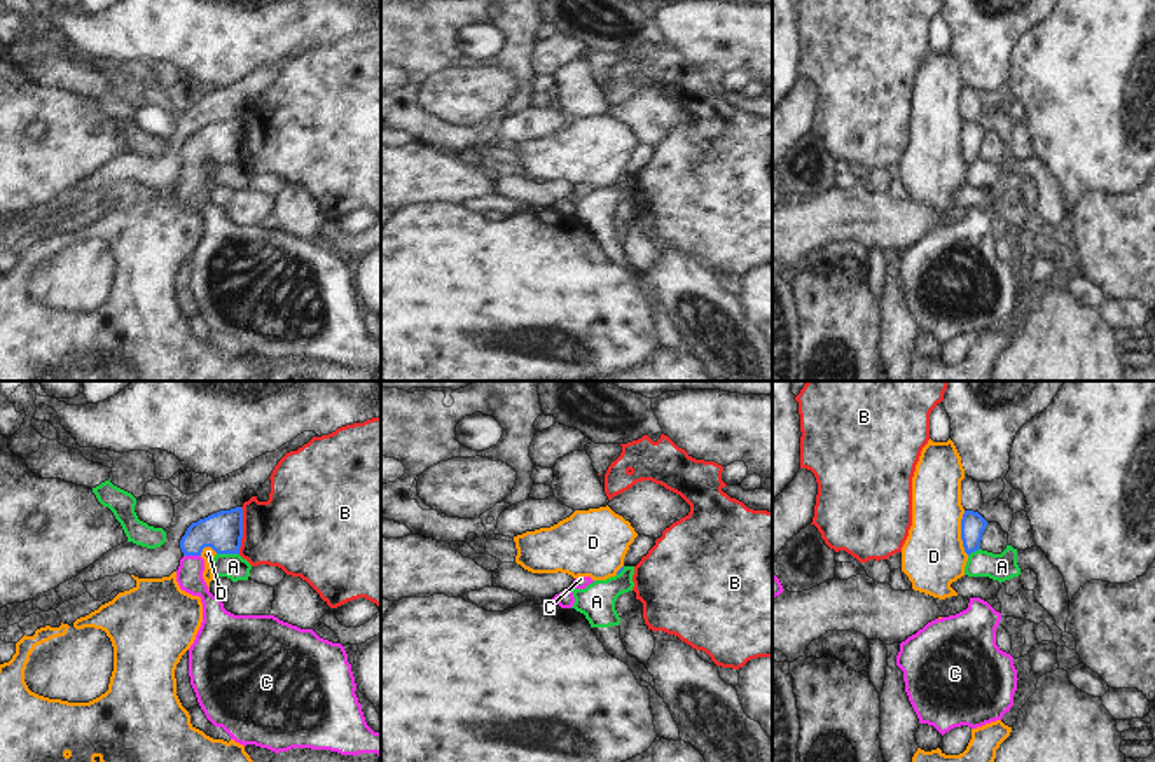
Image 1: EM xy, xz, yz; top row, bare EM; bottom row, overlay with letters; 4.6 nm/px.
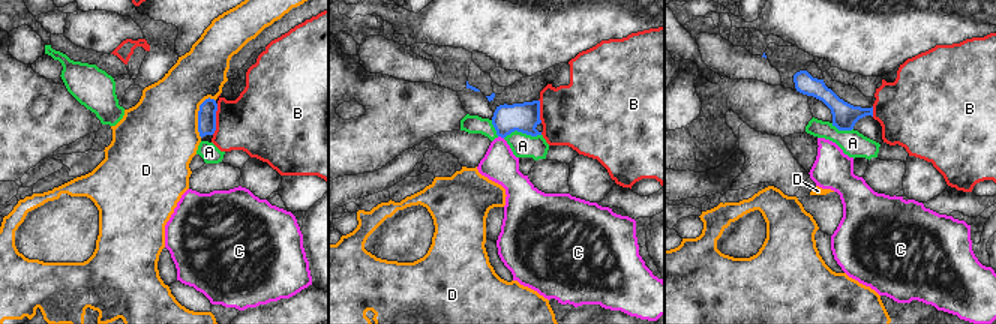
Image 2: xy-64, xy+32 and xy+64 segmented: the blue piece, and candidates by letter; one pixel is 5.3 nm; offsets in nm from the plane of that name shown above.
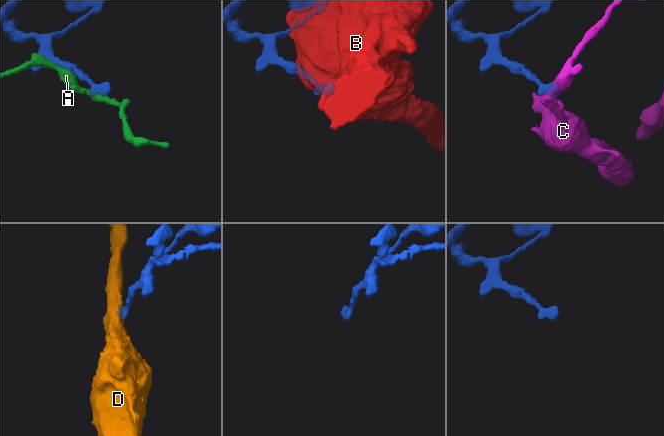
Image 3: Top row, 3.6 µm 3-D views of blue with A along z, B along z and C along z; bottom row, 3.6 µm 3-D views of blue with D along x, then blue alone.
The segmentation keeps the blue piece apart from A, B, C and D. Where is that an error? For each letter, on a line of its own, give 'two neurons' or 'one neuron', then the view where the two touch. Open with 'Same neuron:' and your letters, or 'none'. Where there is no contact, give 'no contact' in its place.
Same neuron: C
A: two neurons; meets blue in xy
B: two neurons; meets blue in xy
C: one neuron; meets blue in xy
D: two neurons; meets blue in yz

